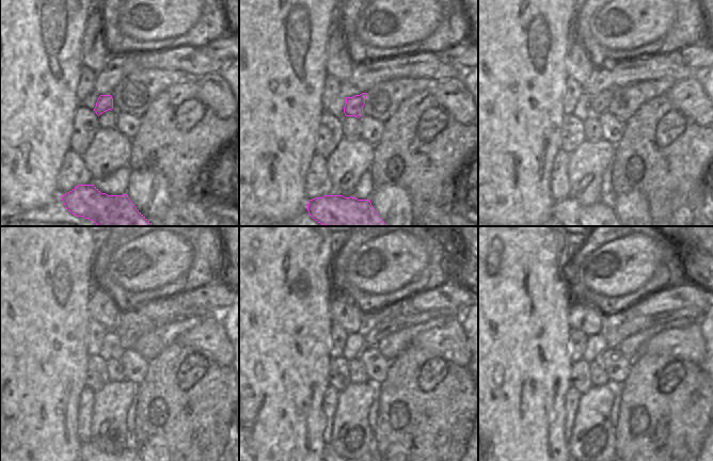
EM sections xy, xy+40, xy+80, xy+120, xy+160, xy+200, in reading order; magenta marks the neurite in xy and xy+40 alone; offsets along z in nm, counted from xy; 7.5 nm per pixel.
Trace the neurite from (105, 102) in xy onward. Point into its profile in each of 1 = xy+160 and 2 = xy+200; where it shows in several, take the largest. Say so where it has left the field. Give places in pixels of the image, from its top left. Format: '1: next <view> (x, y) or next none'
1: next xy+160 (373, 334)
2: next xy+200 (626, 322)

